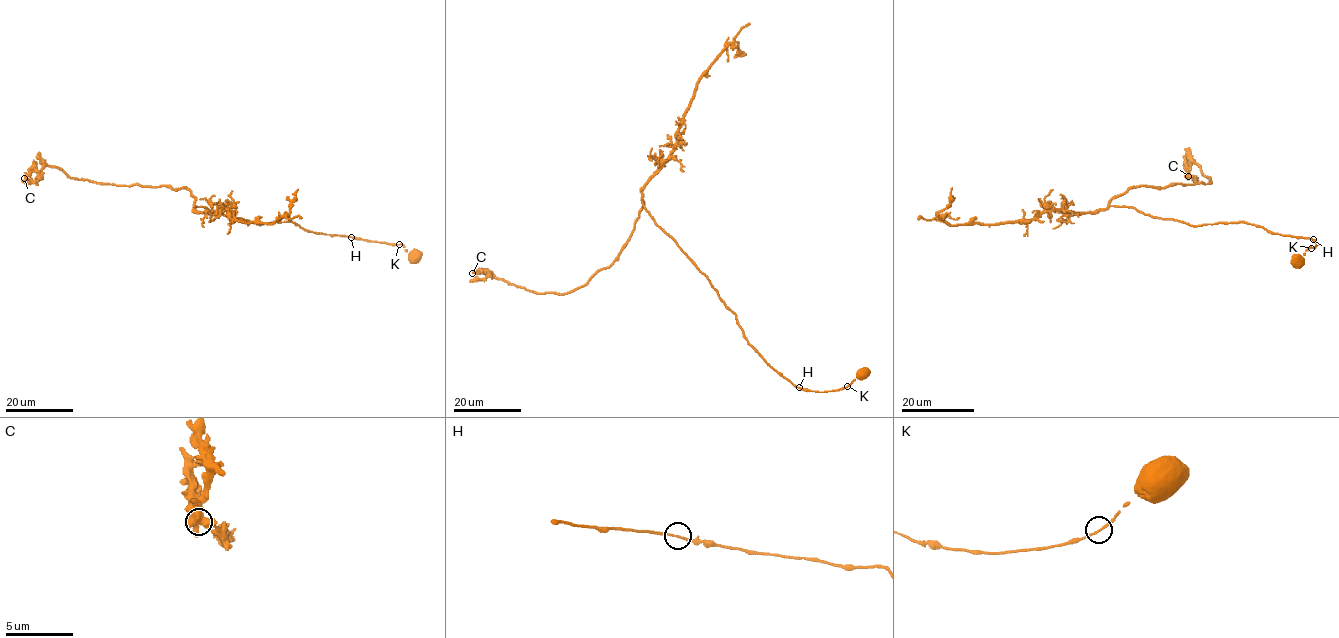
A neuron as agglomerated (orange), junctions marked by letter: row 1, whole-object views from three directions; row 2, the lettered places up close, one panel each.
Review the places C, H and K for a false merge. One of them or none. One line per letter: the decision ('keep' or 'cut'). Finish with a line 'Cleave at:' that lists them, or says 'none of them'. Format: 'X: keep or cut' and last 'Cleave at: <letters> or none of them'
C: keep
H: keep
K: keep
Cleave at: none of them

